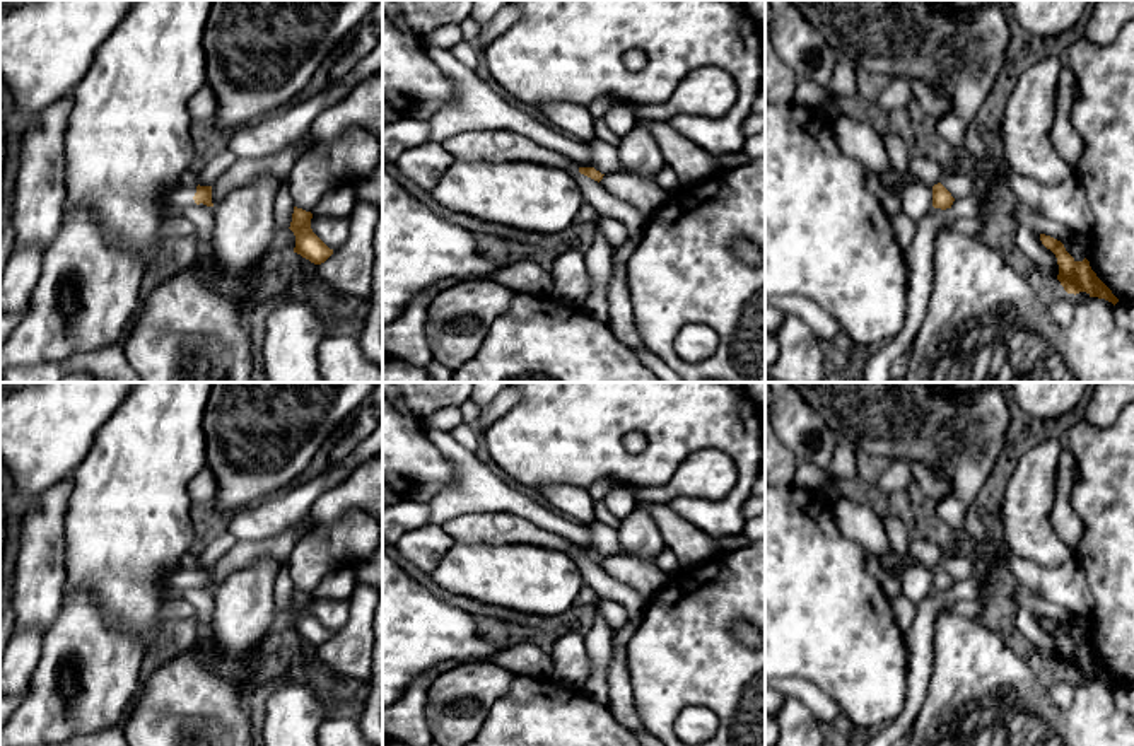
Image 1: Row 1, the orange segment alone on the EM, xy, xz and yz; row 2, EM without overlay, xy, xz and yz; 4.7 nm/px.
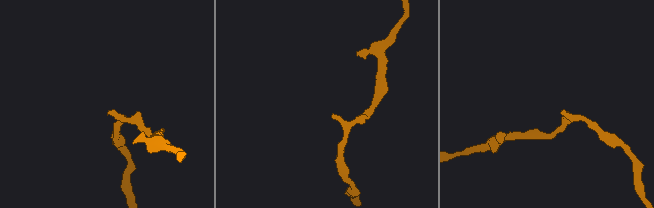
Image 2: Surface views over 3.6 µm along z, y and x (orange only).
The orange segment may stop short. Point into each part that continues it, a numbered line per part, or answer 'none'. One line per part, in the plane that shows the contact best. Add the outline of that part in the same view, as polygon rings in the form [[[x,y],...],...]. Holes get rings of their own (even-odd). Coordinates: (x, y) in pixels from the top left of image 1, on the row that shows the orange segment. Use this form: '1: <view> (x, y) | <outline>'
1: xy (178, 198) | [[[176,184],[164,195],[164,205],[171,215],[183,215],[188,207],[196,205],[193,196],[196,186]]]

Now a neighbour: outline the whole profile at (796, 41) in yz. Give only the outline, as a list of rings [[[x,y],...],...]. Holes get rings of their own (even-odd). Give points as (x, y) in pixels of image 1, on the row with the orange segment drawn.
[[[770,0],[770,3],[775,53],[799,79],[810,79],[827,90],[816,109],[835,121],[840,104],[832,89],[832,75],[839,55],[791,0]]]

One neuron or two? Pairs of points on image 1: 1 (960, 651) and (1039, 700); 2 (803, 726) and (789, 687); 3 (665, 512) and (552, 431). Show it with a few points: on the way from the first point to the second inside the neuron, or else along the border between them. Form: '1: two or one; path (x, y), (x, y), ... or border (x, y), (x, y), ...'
1: one; path (979, 664), (1010, 675), (1020, 685)
2: two; border (784, 697), (800, 700), (820, 722)
3: two; border (665, 504), (697, 528)

